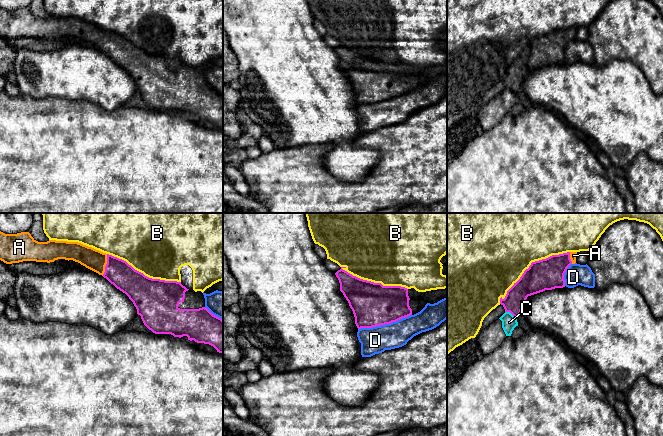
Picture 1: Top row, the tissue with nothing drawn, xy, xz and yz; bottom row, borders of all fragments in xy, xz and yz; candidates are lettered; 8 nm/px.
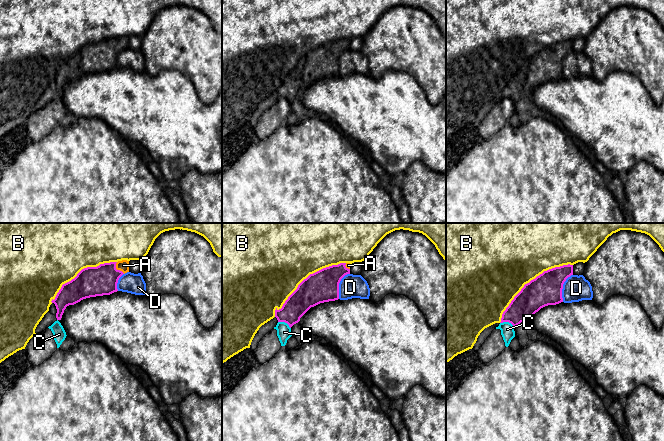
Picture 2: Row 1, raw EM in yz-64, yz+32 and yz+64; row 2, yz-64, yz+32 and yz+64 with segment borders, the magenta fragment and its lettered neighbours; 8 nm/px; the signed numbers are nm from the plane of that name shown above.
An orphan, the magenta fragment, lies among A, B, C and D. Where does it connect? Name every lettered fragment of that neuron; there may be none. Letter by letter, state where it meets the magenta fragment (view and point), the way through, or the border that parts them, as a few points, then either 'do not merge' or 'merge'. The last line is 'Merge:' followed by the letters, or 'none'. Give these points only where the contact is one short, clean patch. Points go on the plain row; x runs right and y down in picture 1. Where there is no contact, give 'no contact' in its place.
A: xy (106, 41) | across xy (118, 48), (106, 41), (95, 36) | merge
B: yz (530, 41) | do not merge
C: yz (511, 89) | do not merge
D: xz (384, 100) | do not merge
Merge: A

